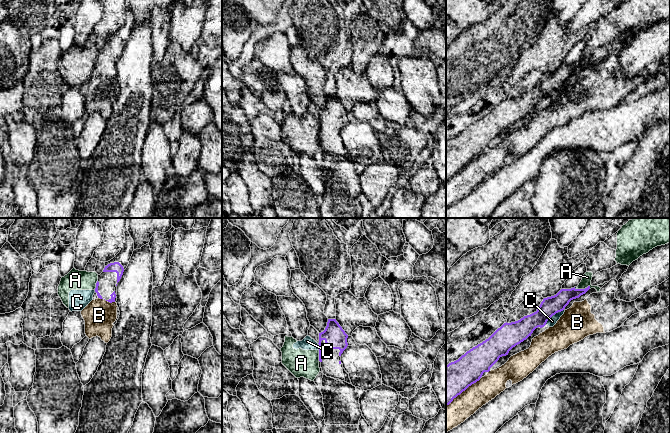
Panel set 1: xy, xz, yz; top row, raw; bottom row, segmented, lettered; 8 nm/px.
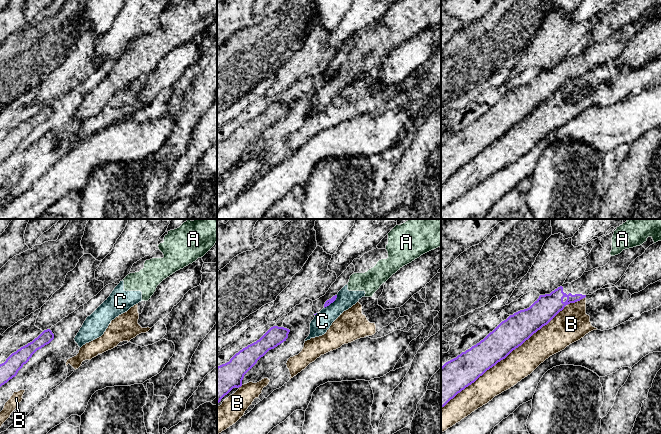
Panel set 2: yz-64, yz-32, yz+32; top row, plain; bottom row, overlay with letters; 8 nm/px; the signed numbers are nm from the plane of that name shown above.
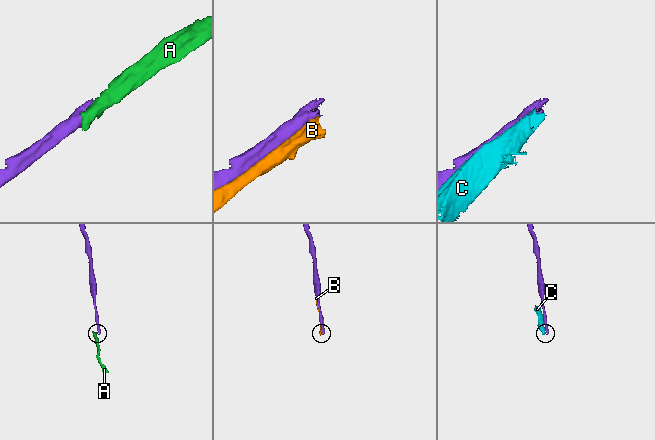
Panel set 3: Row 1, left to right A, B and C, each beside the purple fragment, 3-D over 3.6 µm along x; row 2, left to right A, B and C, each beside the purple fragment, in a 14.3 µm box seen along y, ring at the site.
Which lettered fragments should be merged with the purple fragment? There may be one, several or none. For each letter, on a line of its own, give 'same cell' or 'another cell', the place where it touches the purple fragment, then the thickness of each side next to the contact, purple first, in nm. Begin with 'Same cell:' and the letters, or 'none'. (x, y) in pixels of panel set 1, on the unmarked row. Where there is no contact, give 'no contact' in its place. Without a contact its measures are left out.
Same cell: none
A: another cell; meets purple in yz at (583, 65); 140 nm thick on the purple side, 80 nm on the other
B: another cell; meets purple in yz at (463, 166); 280 nm thick on the purple side, 190 nm on the other
C: another cell; meets purple in yz at (553, 90); 150 nm thick on the purple side, 70 nm on the other

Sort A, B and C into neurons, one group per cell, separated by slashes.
A C / B

